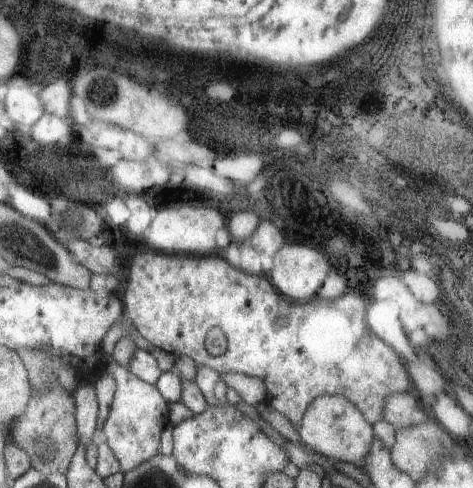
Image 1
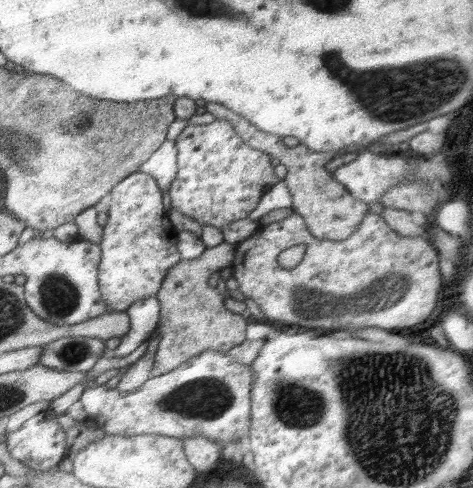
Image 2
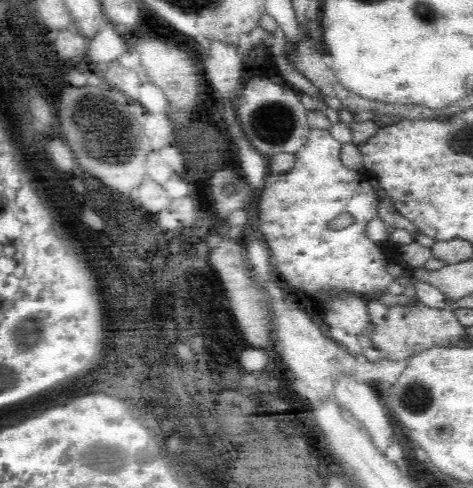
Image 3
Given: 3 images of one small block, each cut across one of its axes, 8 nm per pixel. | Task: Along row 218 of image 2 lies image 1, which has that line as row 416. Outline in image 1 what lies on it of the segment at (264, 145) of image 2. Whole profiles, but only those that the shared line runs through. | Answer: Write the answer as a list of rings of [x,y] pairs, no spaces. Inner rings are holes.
[[[321,396],[319,400],[315,400],[307,410],[307,416],[303,418],[299,434],[301,440],[317,454],[323,454],[333,462],[345,462],[347,466],[353,464],[359,470],[363,468],[363,462],[369,456],[373,442],[371,424],[365,422],[361,410],[343,396]]]

